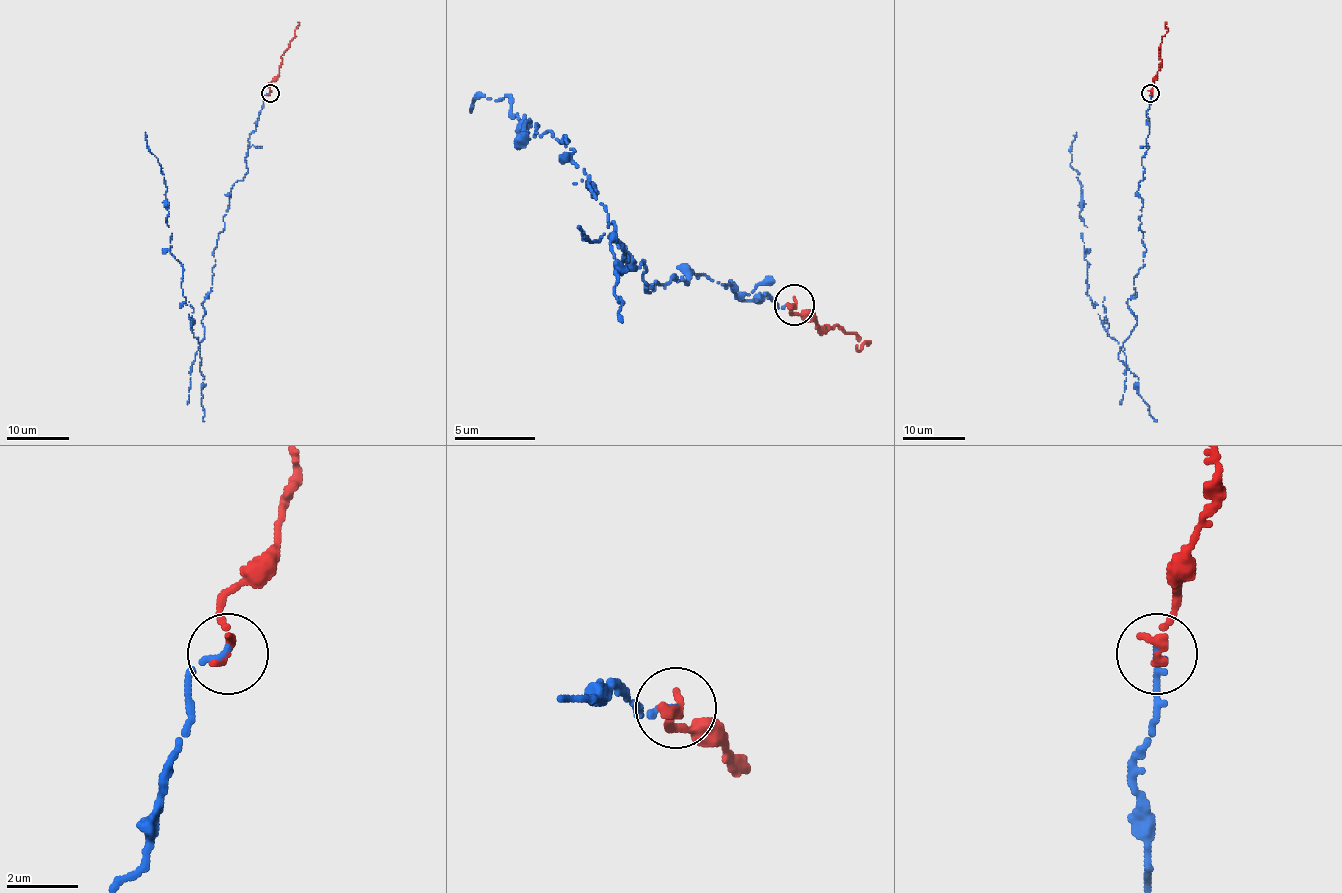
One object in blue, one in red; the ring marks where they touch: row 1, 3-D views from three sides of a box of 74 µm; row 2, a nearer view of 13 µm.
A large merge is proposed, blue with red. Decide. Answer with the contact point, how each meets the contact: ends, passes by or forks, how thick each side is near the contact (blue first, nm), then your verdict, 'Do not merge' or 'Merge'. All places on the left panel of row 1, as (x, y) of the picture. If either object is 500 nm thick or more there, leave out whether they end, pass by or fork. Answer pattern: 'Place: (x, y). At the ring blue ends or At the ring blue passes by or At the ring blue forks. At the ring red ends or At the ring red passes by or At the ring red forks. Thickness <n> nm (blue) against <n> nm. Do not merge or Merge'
Place: (270, 93). At the ring blue ends. At the ring red ends. Thickness 160 nm (blue) against 300 nm. Merge

